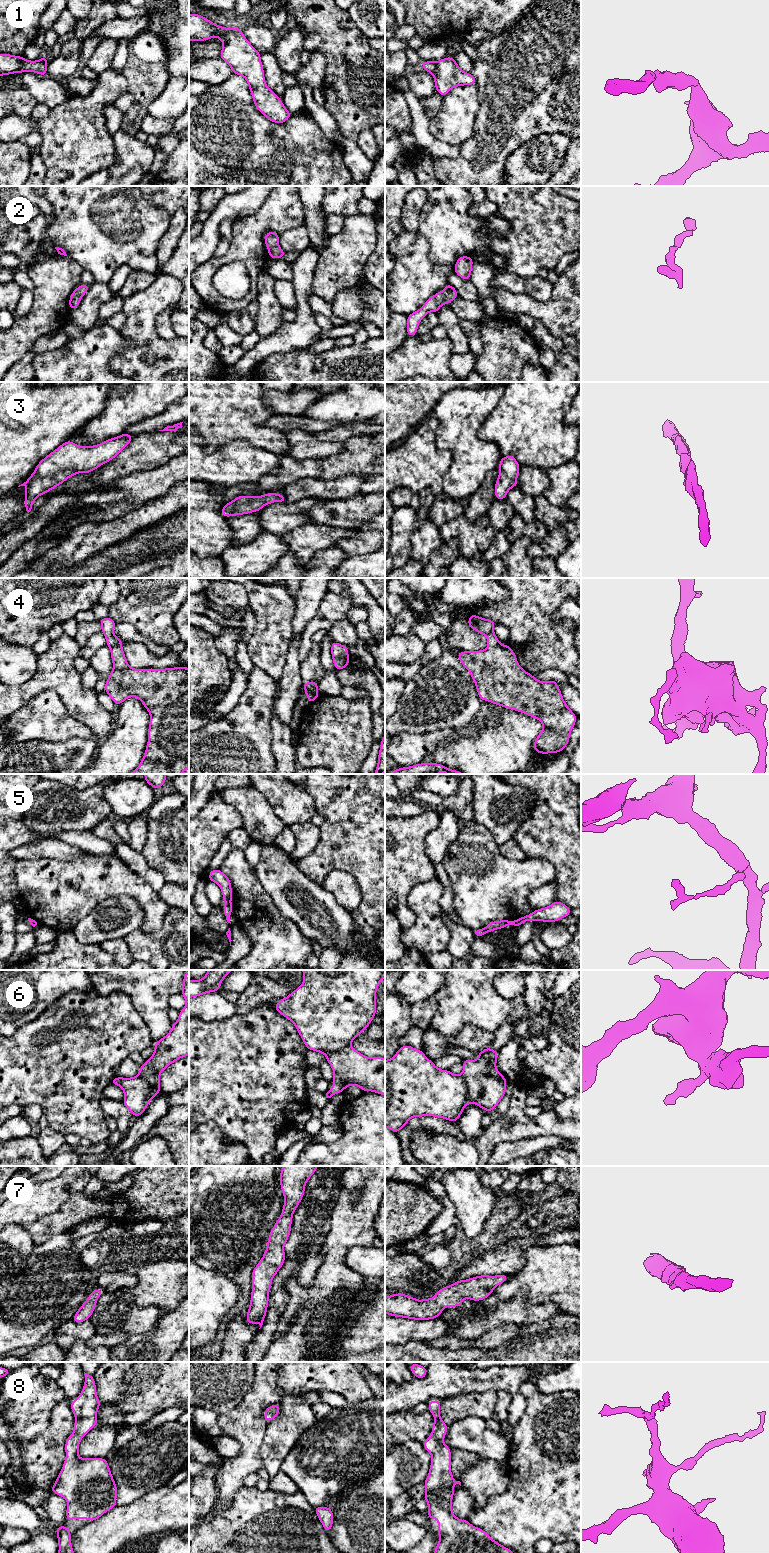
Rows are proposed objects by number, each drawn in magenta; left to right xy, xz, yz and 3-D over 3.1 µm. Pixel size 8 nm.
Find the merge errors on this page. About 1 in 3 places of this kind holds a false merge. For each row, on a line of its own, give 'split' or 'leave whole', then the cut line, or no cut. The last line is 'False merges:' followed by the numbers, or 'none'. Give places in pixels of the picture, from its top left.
1: leave whole; cut none
2: leave whole; cut none
3: leave whole; cut none
4: split; cut xz (317, 686), (305, 693)
5: leave whole; cut none
6: split; cut yz (460, 1075), (466, 1084), (468, 1100), (470, 1102)
7: leave whole; cut none
8: leave whole; cut none
False merges: 4, 6

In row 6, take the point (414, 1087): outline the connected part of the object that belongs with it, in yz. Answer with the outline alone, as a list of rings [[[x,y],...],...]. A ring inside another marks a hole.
[[[404,1045],[391,1059],[385,1060],[385,1128],[394,1133],[397,1134],[412,1117],[433,1116],[457,1122],[469,1103],[467,1084],[462,1076],[439,1069],[425,1056],[423,1050]]]

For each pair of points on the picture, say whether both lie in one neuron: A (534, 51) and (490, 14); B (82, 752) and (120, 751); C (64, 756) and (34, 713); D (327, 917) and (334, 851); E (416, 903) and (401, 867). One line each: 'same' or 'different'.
A: different
B: different
C: different
D: different
E: different

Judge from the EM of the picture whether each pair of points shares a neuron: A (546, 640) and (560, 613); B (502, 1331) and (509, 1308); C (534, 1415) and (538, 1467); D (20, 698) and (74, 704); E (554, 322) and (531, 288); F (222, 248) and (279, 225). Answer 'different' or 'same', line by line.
A: different
B: different
C: same
D: same
E: different
F: different

